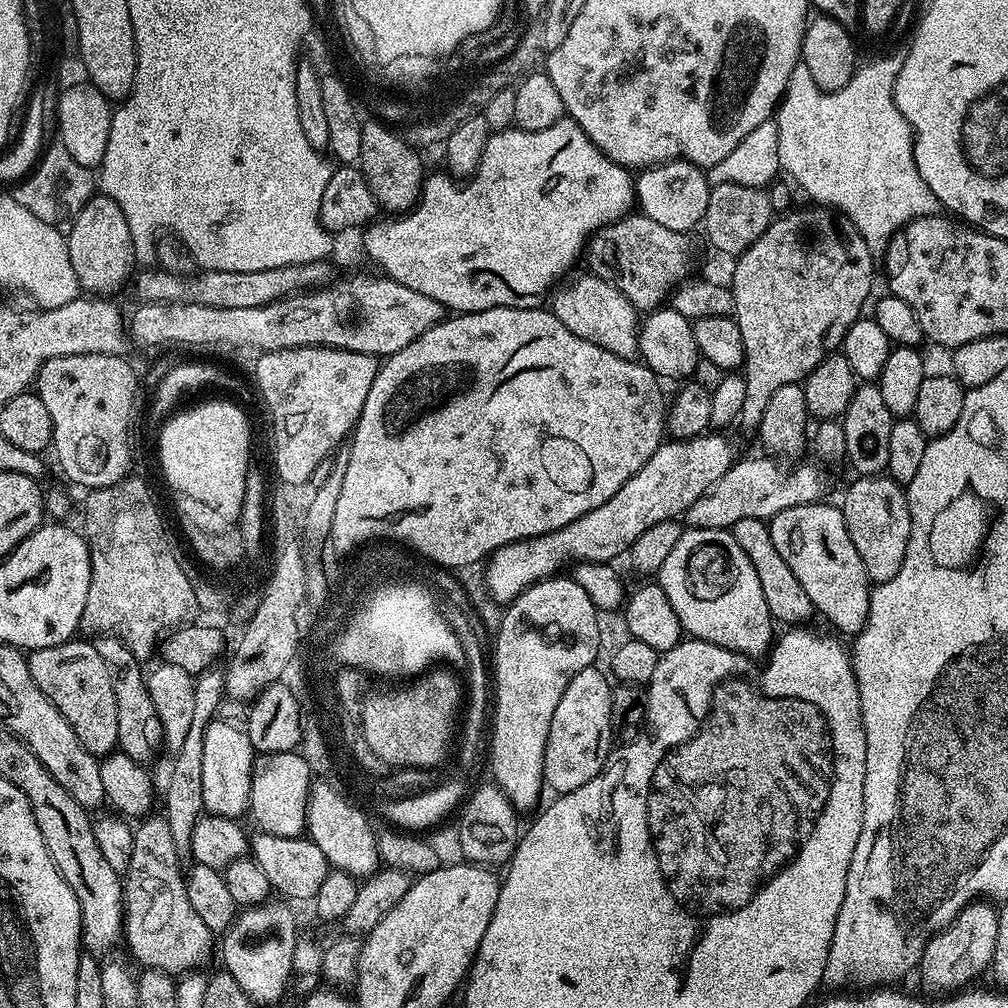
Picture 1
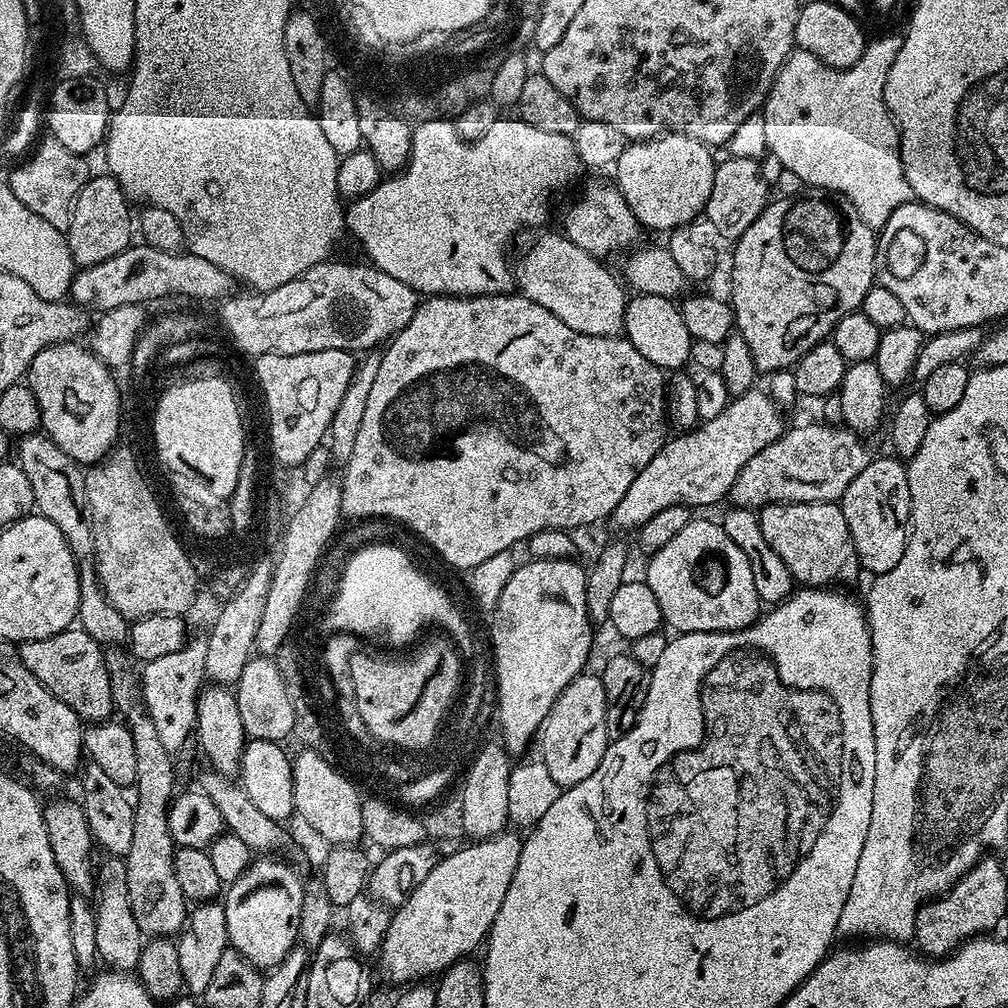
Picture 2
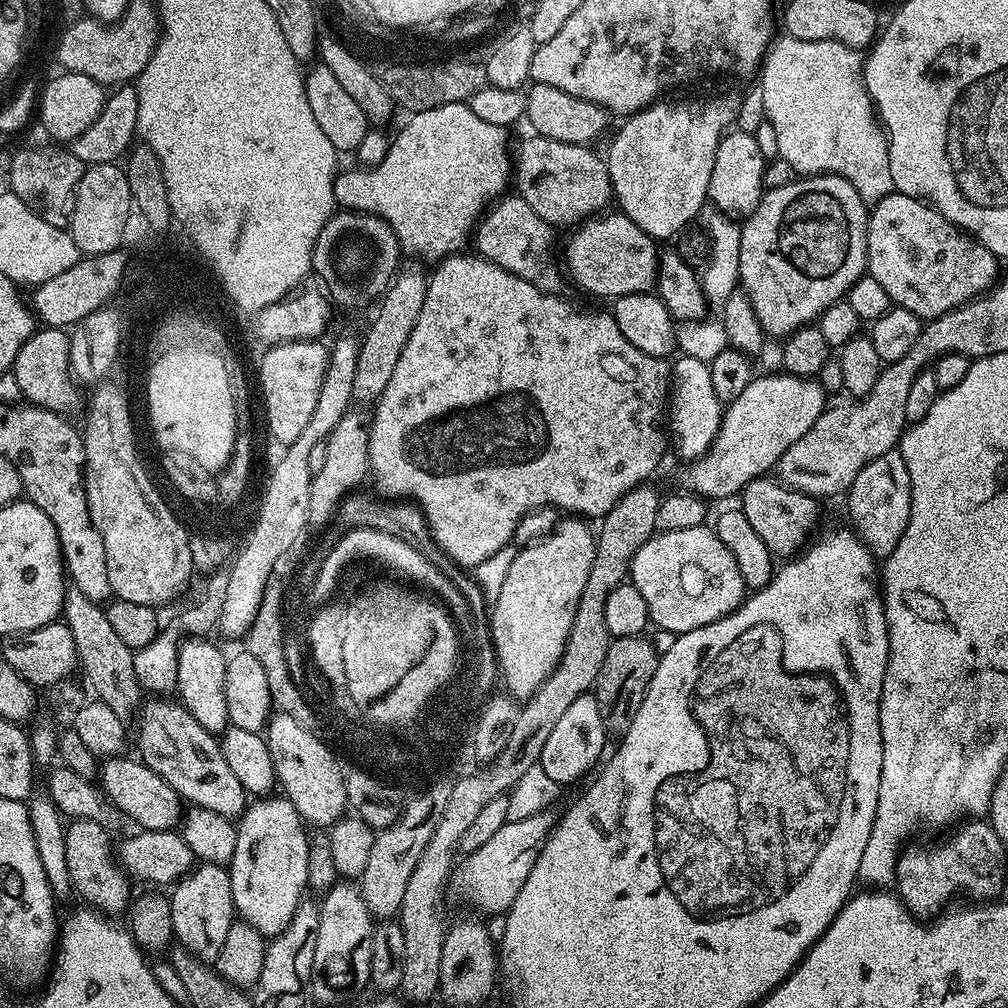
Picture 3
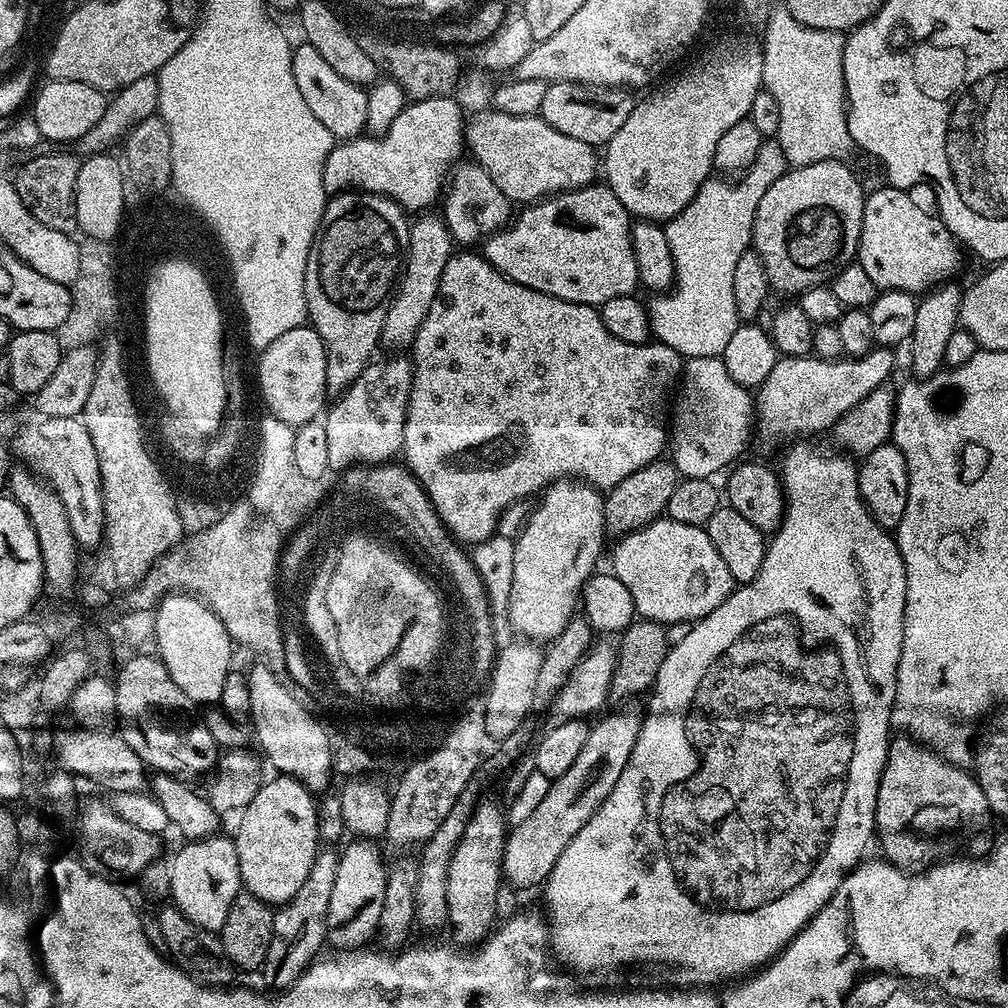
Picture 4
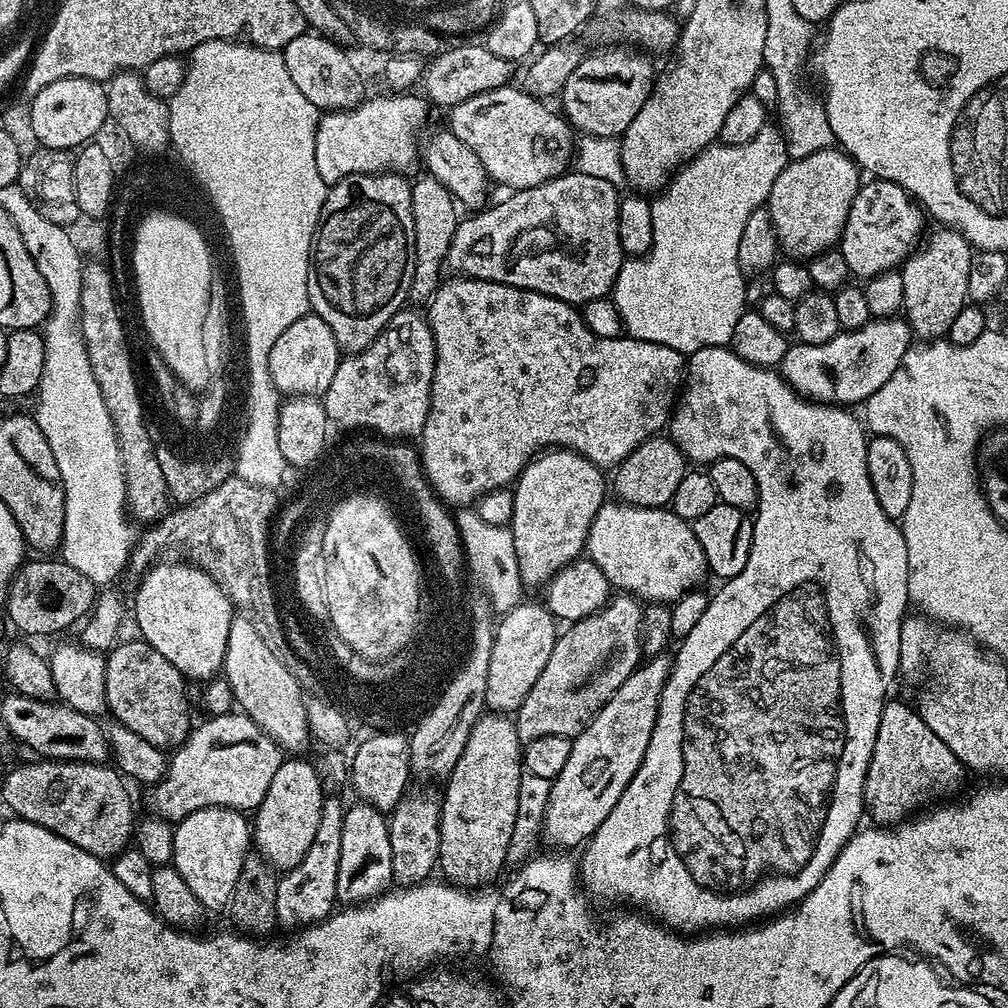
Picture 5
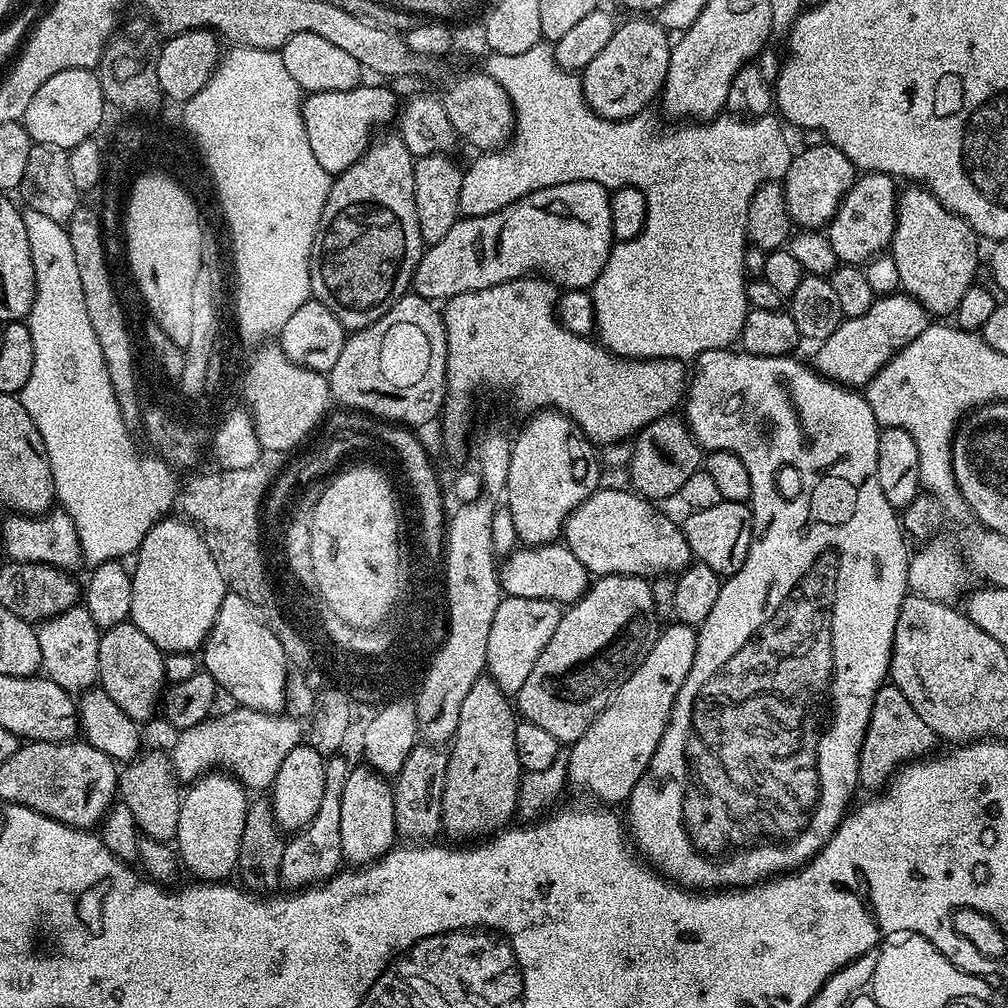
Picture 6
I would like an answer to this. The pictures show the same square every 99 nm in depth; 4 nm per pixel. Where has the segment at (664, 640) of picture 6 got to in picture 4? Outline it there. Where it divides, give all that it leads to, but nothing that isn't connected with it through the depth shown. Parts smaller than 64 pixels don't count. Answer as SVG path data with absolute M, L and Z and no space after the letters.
M624 706L621 712L600 720L589 727L586 746L574 758L574 766L556 780L551 781L549 793L542 799L530 818L513 827L507 833L504 848L503 879L516 888L532 888L543 885L554 870L554 862L570 846L574 834L590 822L590 818L602 806L602 802L614 790L614 782L626 770L626 762L634 750L634 742L640 733L641 709Z

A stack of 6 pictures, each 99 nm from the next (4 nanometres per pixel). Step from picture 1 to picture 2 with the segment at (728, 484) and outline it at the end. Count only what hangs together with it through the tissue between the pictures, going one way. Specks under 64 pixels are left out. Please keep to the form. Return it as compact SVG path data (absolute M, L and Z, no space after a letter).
M818 422L789 427L766 450L758 450L744 466L730 491L737 508L759 510L767 504L826 504L839 501L846 486L866 470L870 453L849 428Z

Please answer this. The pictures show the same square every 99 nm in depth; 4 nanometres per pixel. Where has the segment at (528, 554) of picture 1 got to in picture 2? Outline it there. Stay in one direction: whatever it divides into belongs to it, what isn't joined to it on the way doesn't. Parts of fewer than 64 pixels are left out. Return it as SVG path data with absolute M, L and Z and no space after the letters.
M764 390L744 392L729 399L727 406L714 418L703 421L701 426L685 431L665 442L650 458L647 466L640 471L638 478L630 482L630 490L622 494L618 506L614 506L610 517L620 528L635 530L641 528L649 518L654 518L658 510L666 510L666 506L686 504L716 504L727 497L733 482L742 466L758 454L758 450L766 450L770 442L774 442L786 431L786 423L780 417L781 409L773 402L772 397Z

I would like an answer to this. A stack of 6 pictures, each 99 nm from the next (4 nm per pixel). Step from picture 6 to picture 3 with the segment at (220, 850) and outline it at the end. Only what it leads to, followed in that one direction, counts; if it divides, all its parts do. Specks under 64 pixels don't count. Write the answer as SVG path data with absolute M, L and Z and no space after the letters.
M197 863L191 872L181 877L171 891L172 934L175 943L197 960L215 961L236 916L227 867L222 864Z

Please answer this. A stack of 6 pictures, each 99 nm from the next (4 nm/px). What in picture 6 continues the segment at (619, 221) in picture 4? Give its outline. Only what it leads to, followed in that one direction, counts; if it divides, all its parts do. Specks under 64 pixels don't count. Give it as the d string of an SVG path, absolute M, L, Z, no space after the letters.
M594 181L562 182L558 186L546 186L532 192L529 196L485 216L465 215L457 220L454 226L450 226L450 234L446 234L442 242L427 245L423 249L410 288L423 300L446 302L449 297L462 292L482 290L507 280L516 280L519 276L535 274L564 290L588 290L598 274L602 274L613 243L609 189Z

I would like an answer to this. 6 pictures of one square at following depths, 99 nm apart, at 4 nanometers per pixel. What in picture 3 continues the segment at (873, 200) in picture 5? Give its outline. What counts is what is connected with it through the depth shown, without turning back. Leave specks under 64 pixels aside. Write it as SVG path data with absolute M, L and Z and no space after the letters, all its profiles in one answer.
M893 190L871 205L868 213L867 275L886 289L893 305L910 310L921 321L937 320L942 314L989 291L1001 275L1000 267L1002 264L998 257L979 244L975 236L949 222L931 203L923 199Z

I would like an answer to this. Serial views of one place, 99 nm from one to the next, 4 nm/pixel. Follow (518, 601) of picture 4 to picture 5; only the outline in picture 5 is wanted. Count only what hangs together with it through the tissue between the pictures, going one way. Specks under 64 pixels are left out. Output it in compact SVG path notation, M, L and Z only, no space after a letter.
M568 448L545 450L532 457L531 462L520 471L511 489L513 494L513 516L510 523L514 534L514 554L518 554L518 570L525 586L545 585L553 576L572 561L581 559L588 542L588 528L606 502L606 476L599 466L582 454Z

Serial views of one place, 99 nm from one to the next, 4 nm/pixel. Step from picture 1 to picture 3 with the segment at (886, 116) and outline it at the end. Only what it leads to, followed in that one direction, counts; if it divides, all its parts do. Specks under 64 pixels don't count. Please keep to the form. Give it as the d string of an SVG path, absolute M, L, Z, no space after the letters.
M787 34L781 37L769 47L758 76L766 120L778 134L779 159L790 162L801 177L841 176L866 202L881 200L893 191L890 154L887 135L864 85L865 57L842 42L806 42Z

